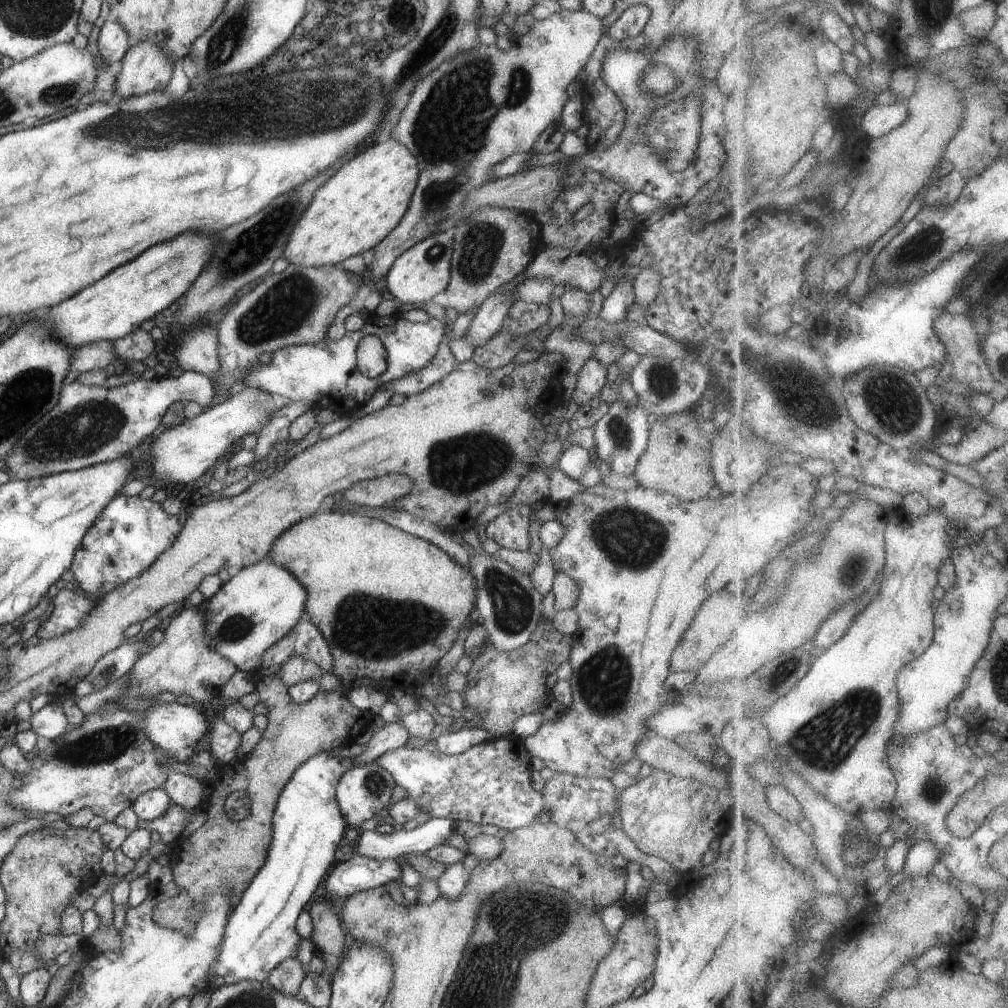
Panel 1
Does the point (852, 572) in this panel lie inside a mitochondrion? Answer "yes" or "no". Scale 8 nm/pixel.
yes

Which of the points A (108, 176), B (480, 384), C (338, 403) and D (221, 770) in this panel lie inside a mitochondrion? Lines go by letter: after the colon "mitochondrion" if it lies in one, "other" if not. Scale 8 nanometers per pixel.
A: other
B: other
C: other
D: other

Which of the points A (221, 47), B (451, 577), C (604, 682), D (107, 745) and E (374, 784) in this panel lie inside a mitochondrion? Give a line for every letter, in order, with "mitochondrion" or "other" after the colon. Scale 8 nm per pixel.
A: mitochondrion
B: other
C: mitochondrion
D: mitochondrion
E: mitochondrion

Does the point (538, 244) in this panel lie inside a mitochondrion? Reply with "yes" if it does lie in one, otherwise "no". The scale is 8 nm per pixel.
no

